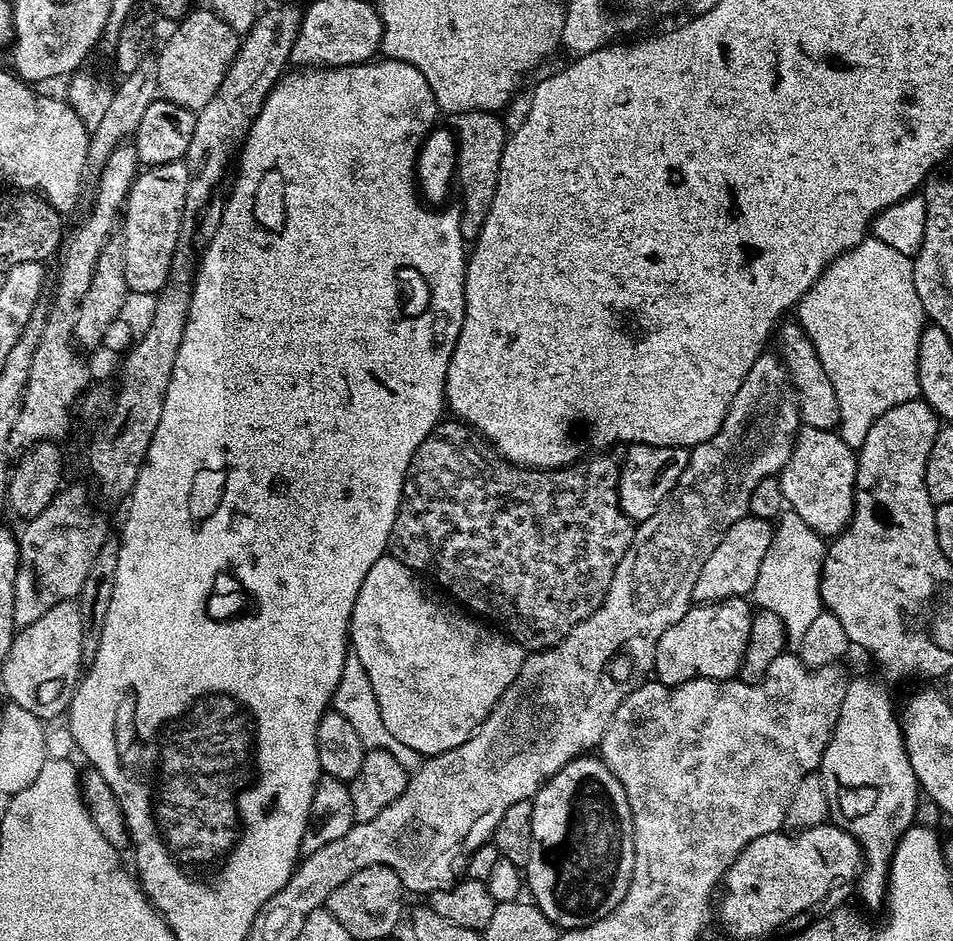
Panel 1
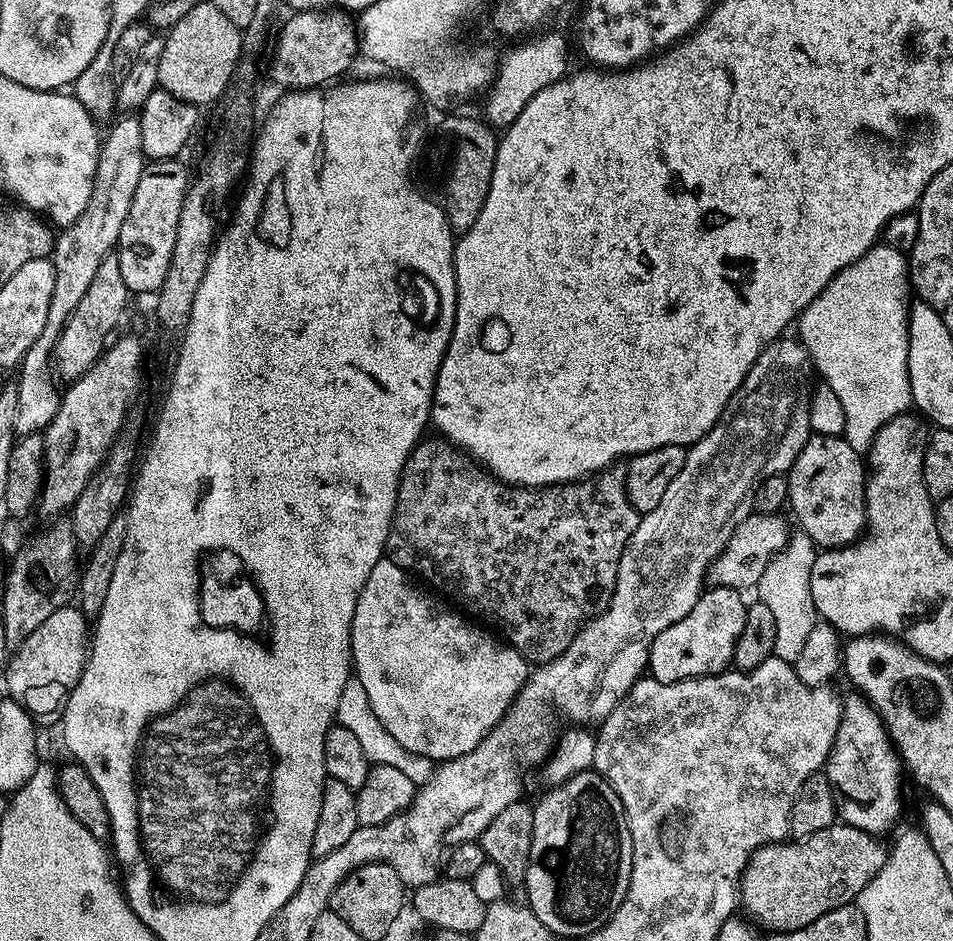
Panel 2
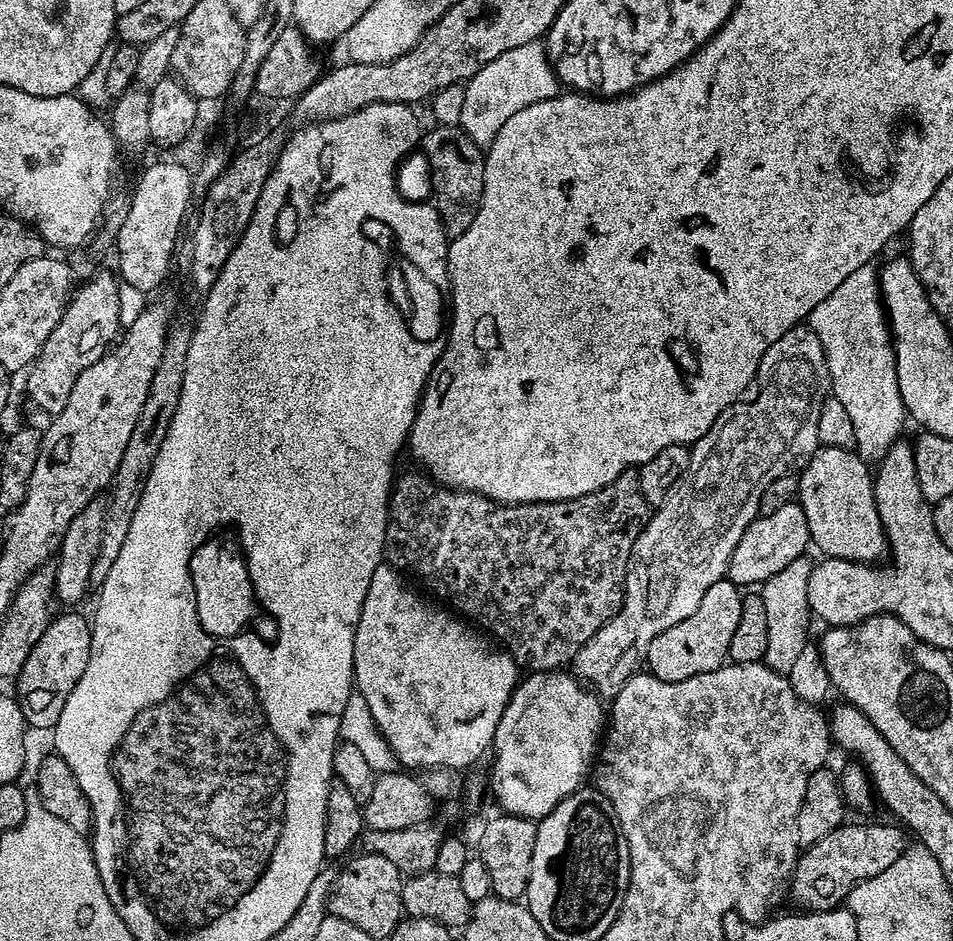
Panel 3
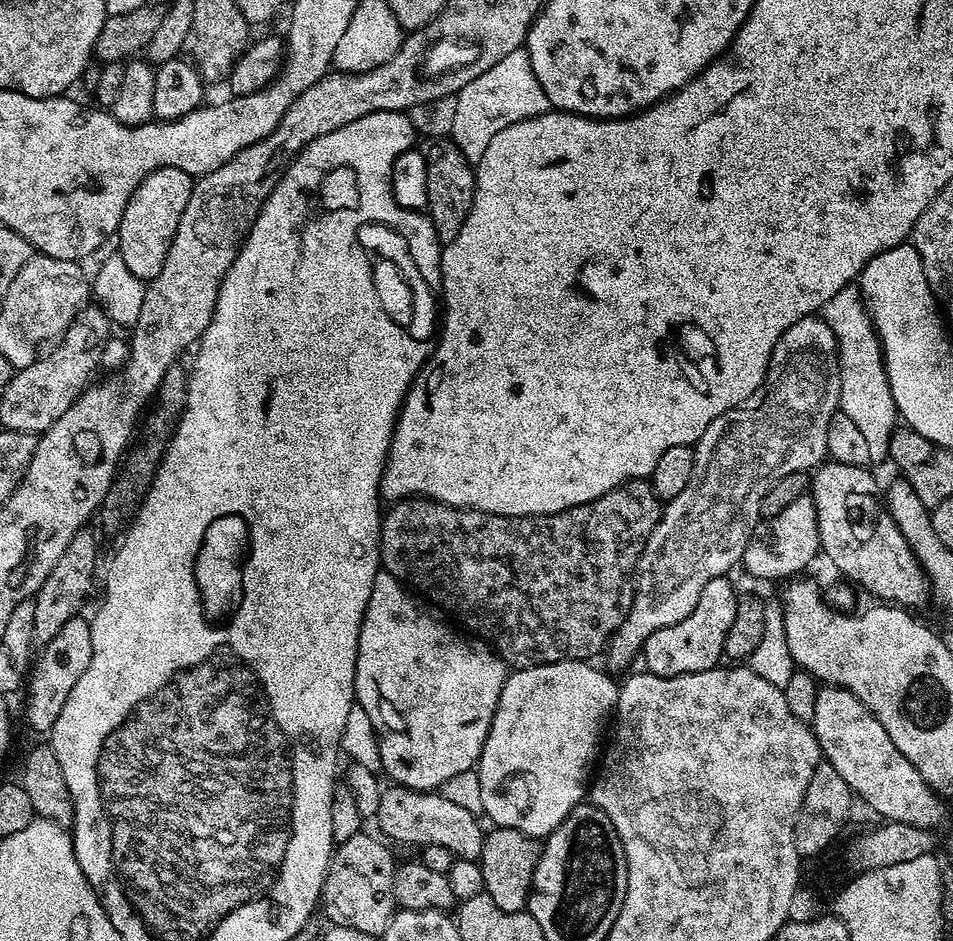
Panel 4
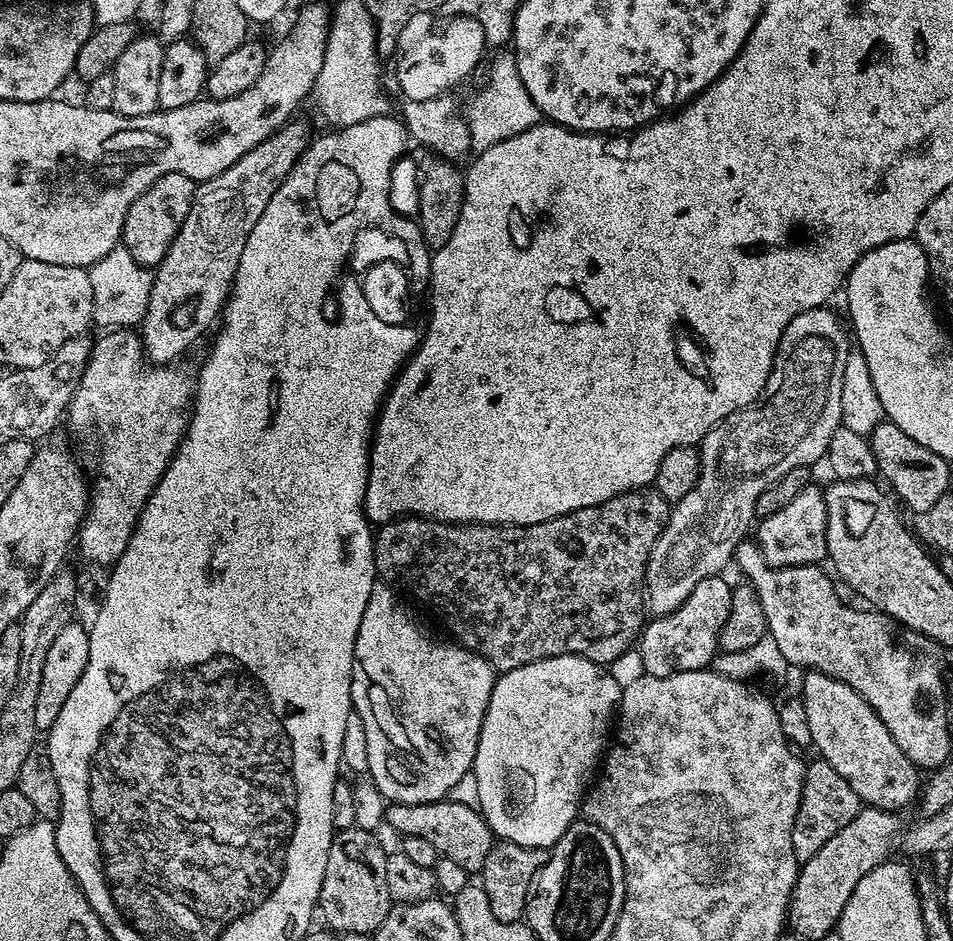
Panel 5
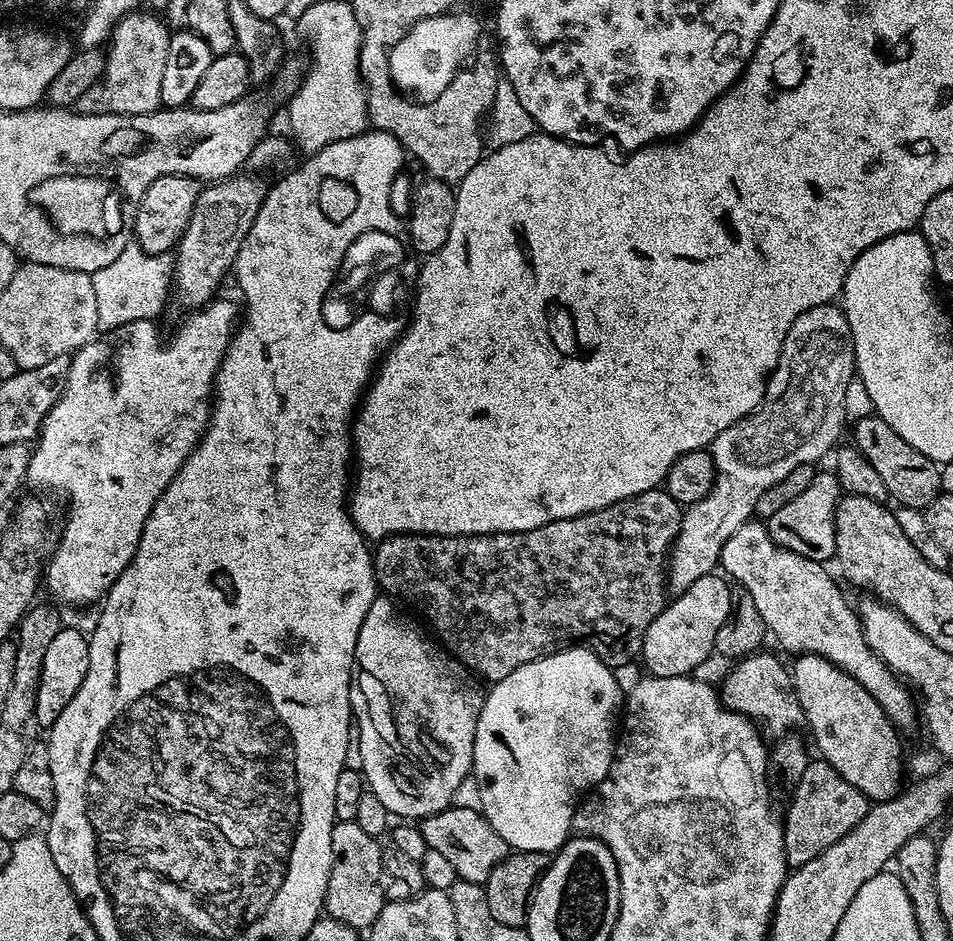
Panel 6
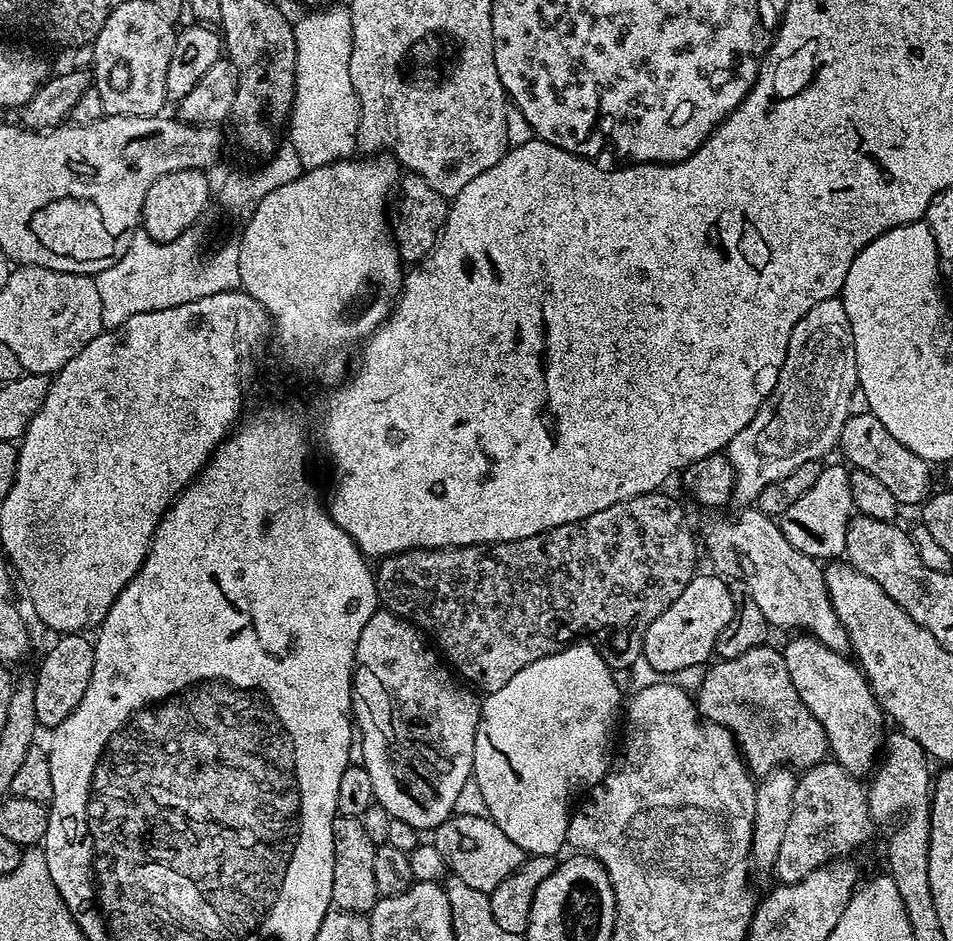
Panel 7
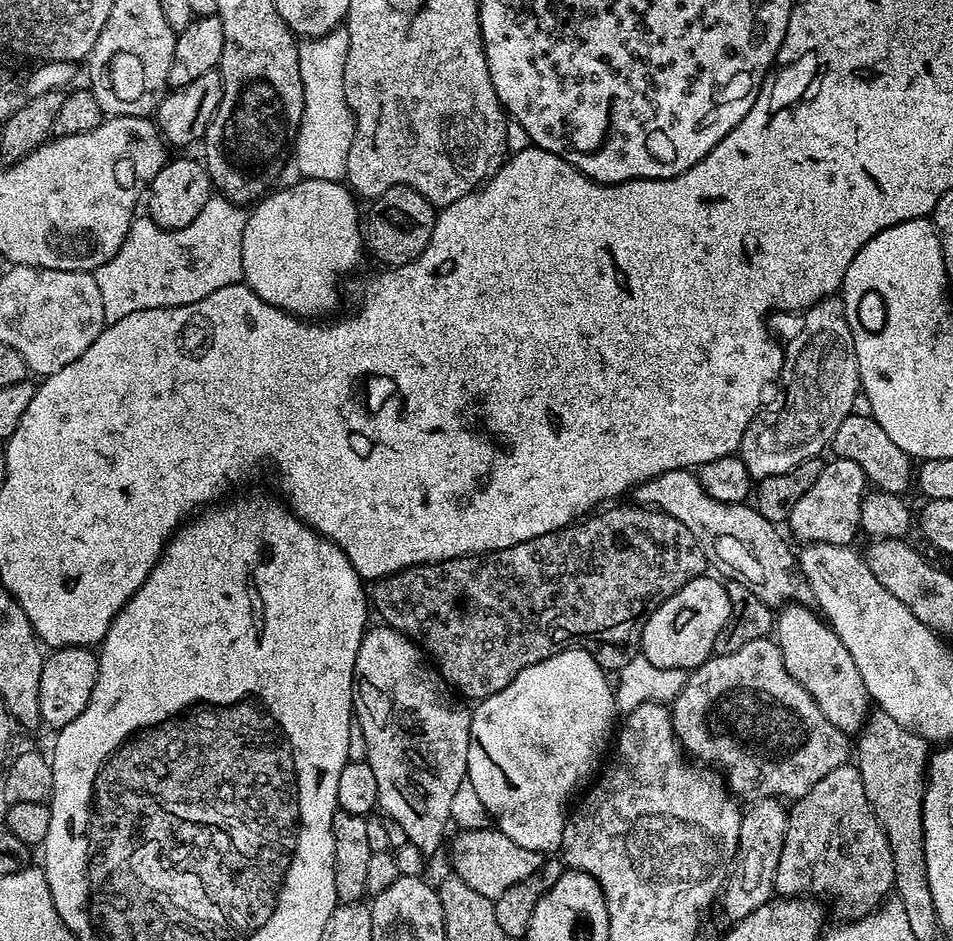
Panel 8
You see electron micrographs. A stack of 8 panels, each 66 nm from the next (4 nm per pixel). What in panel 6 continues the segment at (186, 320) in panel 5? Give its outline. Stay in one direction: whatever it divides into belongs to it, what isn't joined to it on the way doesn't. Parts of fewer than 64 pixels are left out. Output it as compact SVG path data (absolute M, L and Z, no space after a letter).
M244 175L229 176L227 180L218 180L201 187L194 214L190 214L190 222L174 249L171 291L174 300L184 310L203 308L219 293L216 291L220 283L227 276L229 279L238 258L238 250L242 250L242 242L246 234L250 234L250 226L254 226L254 218L258 218L266 184Z

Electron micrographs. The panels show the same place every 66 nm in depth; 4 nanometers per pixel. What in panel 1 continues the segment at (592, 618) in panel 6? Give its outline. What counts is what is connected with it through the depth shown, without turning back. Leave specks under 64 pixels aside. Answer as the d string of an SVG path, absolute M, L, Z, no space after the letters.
M452 418L445 419L432 429L414 452L414 458L410 458L400 509L394 518L392 537L388 540L391 559L402 562L417 574L429 572L442 587L452 591L453 601L459 602L465 609L473 608L468 610L477 617L487 618L493 625L502 626L503 631L511 639L518 641L525 650L553 648L566 638L566 634L570 634L574 626L590 618L590 614L594 614L594 610L602 606L610 590L610 582L614 582L614 570L618 570L618 562L622 562L626 550L632 544L634 522L620 509L618 498L621 463L622 456L619 451L600 450L587 458L577 460L574 464L569 464L567 468L554 467L541 470L531 466L517 466L508 463L505 457L490 450L489 445L482 442L481 437L469 425Z

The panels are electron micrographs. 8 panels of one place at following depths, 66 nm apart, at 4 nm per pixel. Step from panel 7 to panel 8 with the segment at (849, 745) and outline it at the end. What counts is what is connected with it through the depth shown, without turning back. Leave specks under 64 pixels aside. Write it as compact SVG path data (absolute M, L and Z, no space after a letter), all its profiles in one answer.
M793 602L779 609L774 620L774 639L780 645L782 662L794 677L794 682L818 702L818 710L838 726L838 730L849 734L859 733L868 719L870 701L868 691L850 658L850 650L842 646L838 634L821 619L815 611L804 608L803 603Z

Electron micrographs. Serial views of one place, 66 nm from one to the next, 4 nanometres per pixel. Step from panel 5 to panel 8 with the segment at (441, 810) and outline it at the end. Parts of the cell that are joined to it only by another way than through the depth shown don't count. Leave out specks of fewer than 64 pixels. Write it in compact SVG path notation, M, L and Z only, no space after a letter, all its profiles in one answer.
M489 826L489 828L468 828L465 832L460 832L452 840L452 868L451 871L466 886L473 890L478 890L486 898L496 901L503 892L510 890L518 882L530 878L539 870L546 859L545 853L526 850L526 846L518 846L514 838L506 838L499 828Z

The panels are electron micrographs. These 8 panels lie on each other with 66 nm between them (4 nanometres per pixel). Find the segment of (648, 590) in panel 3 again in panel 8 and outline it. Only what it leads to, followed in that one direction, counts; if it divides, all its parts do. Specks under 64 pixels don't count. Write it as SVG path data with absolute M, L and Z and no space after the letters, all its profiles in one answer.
M828 296L807 309L802 319L796 337L782 352L780 397L757 412L740 443L740 461L757 481L770 474L786 474L798 462L817 459L820 451L831 445L838 426L852 415L854 398L861 391L852 337L854 324L846 314L843 299Z

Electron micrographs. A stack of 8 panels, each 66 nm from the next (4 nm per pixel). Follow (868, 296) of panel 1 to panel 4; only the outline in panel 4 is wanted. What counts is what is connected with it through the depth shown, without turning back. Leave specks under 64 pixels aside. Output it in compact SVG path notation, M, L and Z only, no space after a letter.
M849 286L838 290L822 309L822 319L830 330L834 330L836 353L840 359L840 407L858 426L870 450L873 462L888 460L890 437L898 427L898 413L894 394L890 394L890 382L884 365L884 352L880 349L880 338L872 324L859 287Z

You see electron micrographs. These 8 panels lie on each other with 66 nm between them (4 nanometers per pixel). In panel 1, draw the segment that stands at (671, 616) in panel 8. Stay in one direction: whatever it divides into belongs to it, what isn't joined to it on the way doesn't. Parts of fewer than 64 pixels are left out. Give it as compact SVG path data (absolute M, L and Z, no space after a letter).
M731 596L715 604L696 604L674 626L670 626L658 638L654 676L661 684L685 684L691 680L731 680L740 671L740 663L746 654L746 642L750 638L750 622L754 608L745 597Z

